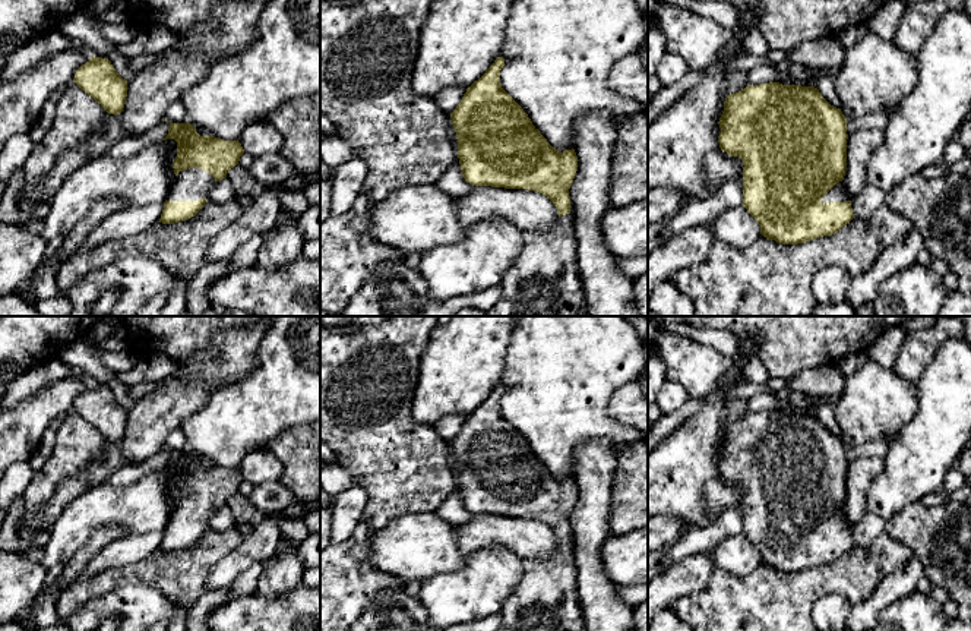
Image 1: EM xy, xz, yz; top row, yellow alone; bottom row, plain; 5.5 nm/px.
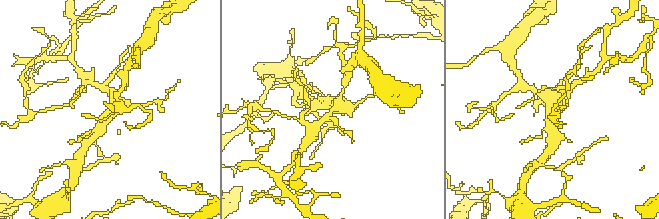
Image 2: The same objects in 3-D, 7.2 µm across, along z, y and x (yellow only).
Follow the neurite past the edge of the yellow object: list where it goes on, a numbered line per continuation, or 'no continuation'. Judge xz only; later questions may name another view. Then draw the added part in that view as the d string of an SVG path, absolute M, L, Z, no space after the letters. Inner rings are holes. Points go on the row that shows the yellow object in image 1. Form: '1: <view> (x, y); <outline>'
1: xz (544, 280); M570 214L559 217L548 233L524 233L524 244L506 272L503 294L486 316L579 316L585 305Z

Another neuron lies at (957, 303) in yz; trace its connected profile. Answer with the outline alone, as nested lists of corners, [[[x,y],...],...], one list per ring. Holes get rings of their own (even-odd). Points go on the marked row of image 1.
[[[959,290],[948,293],[937,316],[971,316],[971,297]]]

